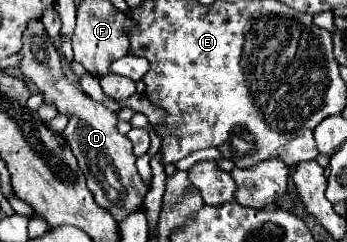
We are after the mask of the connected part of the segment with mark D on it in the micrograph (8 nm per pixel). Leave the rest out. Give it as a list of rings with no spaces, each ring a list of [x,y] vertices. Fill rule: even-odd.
[[[39,19],[29,21],[29,27],[23,33],[23,47],[19,55],[19,69],[23,77],[37,87],[37,91],[43,95],[43,103],[55,105],[57,113],[67,115],[69,123],[63,131],[63,137],[67,139],[73,155],[77,157],[79,167],[85,173],[87,187],[91,189],[97,205],[107,209],[117,223],[125,221],[127,215],[141,211],[143,197],[149,189],[137,173],[131,141],[117,131],[117,119],[111,109],[107,109],[103,103],[93,101],[63,75],[59,51]]]

